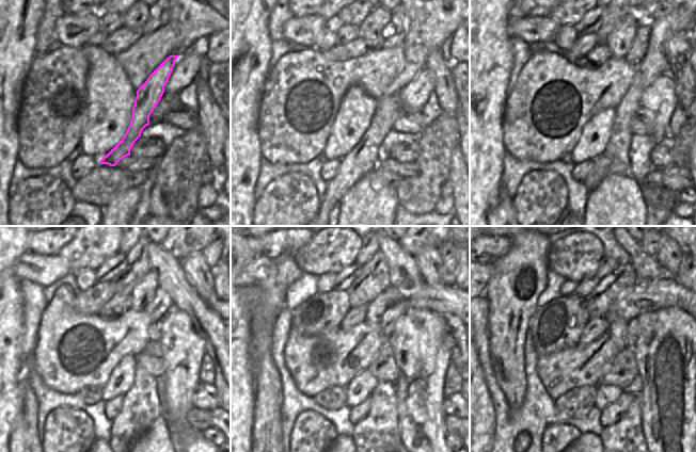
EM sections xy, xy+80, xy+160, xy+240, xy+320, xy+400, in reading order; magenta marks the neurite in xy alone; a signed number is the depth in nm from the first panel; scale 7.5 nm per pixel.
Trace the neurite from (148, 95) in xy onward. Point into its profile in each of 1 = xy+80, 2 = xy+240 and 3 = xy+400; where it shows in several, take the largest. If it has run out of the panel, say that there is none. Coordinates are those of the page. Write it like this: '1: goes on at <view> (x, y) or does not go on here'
1: goes on at xy+80 (364, 158)
2: does not go on here
3: does not go on here

